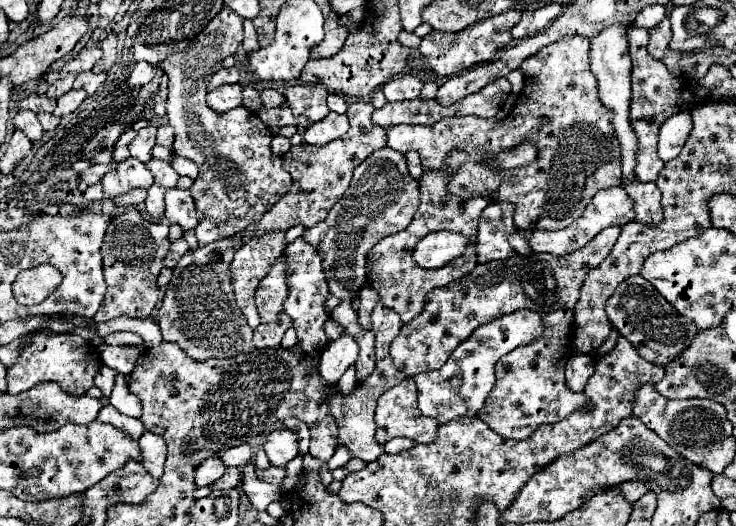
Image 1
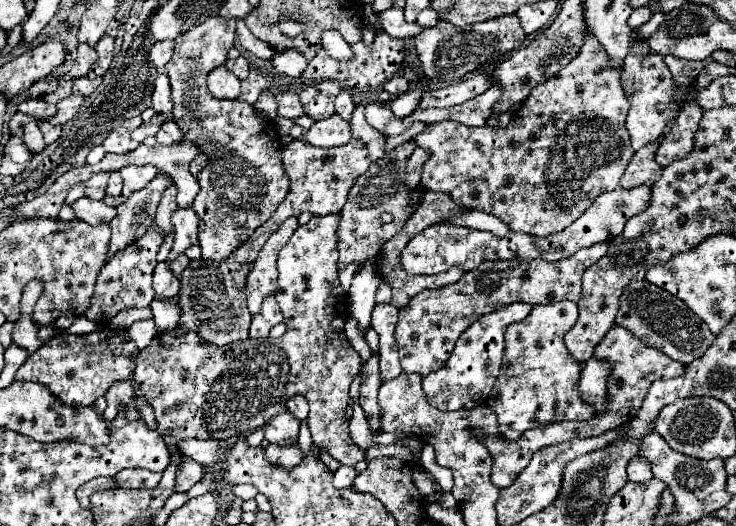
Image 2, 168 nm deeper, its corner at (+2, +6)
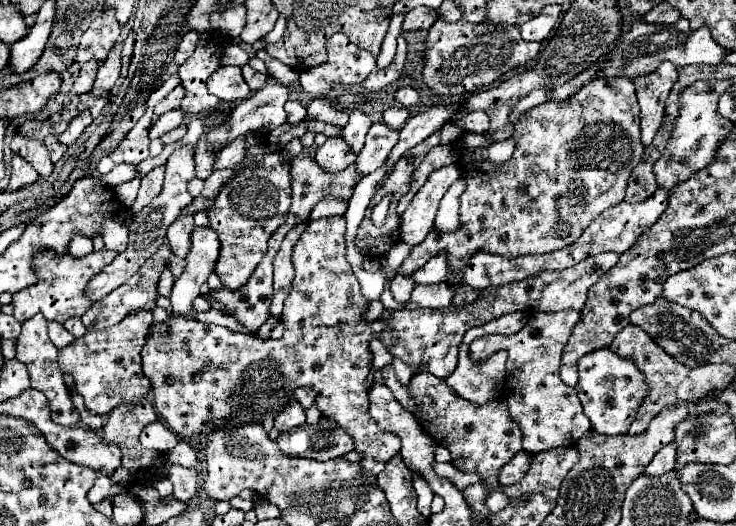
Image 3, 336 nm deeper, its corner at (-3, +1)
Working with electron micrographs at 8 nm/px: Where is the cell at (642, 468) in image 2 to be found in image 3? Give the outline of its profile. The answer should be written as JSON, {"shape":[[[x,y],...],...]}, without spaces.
{"shape":[[[666,445],[644,467],[644,473],[642,475],[646,475],[646,477],[658,477],[658,475],[664,475],[664,473],[672,471],[674,465],[676,465],[676,449],[672,445]]]}

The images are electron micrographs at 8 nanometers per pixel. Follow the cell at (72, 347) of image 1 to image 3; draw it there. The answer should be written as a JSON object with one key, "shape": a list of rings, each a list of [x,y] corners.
{"shape":[[[134,311],[118,325],[104,331],[88,331],[74,339],[58,353],[58,367],[64,375],[72,377],[72,387],[82,395],[90,413],[110,413],[116,405],[126,401],[140,401],[150,391],[150,381],[142,373],[140,351],[146,343],[146,333],[152,323],[152,311]]]}

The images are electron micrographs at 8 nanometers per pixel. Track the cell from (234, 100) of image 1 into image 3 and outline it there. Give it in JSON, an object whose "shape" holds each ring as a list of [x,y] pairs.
{"shape":[[[220,67],[208,79],[208,91],[222,103],[240,103],[250,95],[240,67]]]}

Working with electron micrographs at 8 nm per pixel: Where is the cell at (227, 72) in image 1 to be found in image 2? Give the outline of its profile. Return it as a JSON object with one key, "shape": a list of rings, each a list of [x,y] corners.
{"shape":[[[239,56],[239,58],[235,58],[235,60],[227,60],[225,66],[227,66],[239,80],[245,80],[247,74],[249,74],[249,62],[247,62],[243,56]]]}

